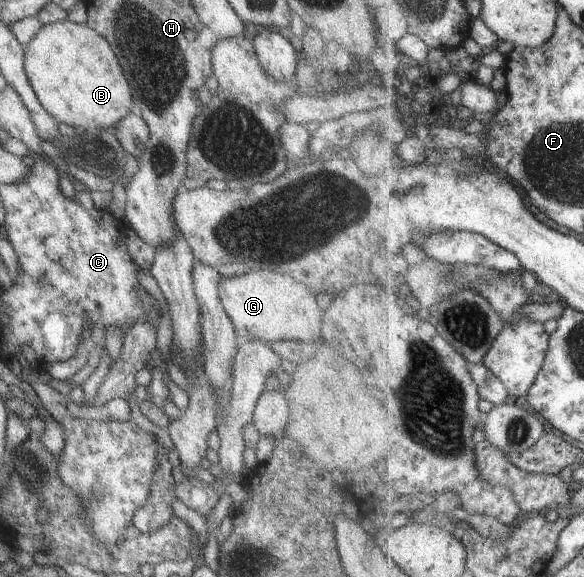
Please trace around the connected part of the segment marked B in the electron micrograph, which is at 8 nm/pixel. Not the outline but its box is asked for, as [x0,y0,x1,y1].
[23,20,132,131]

